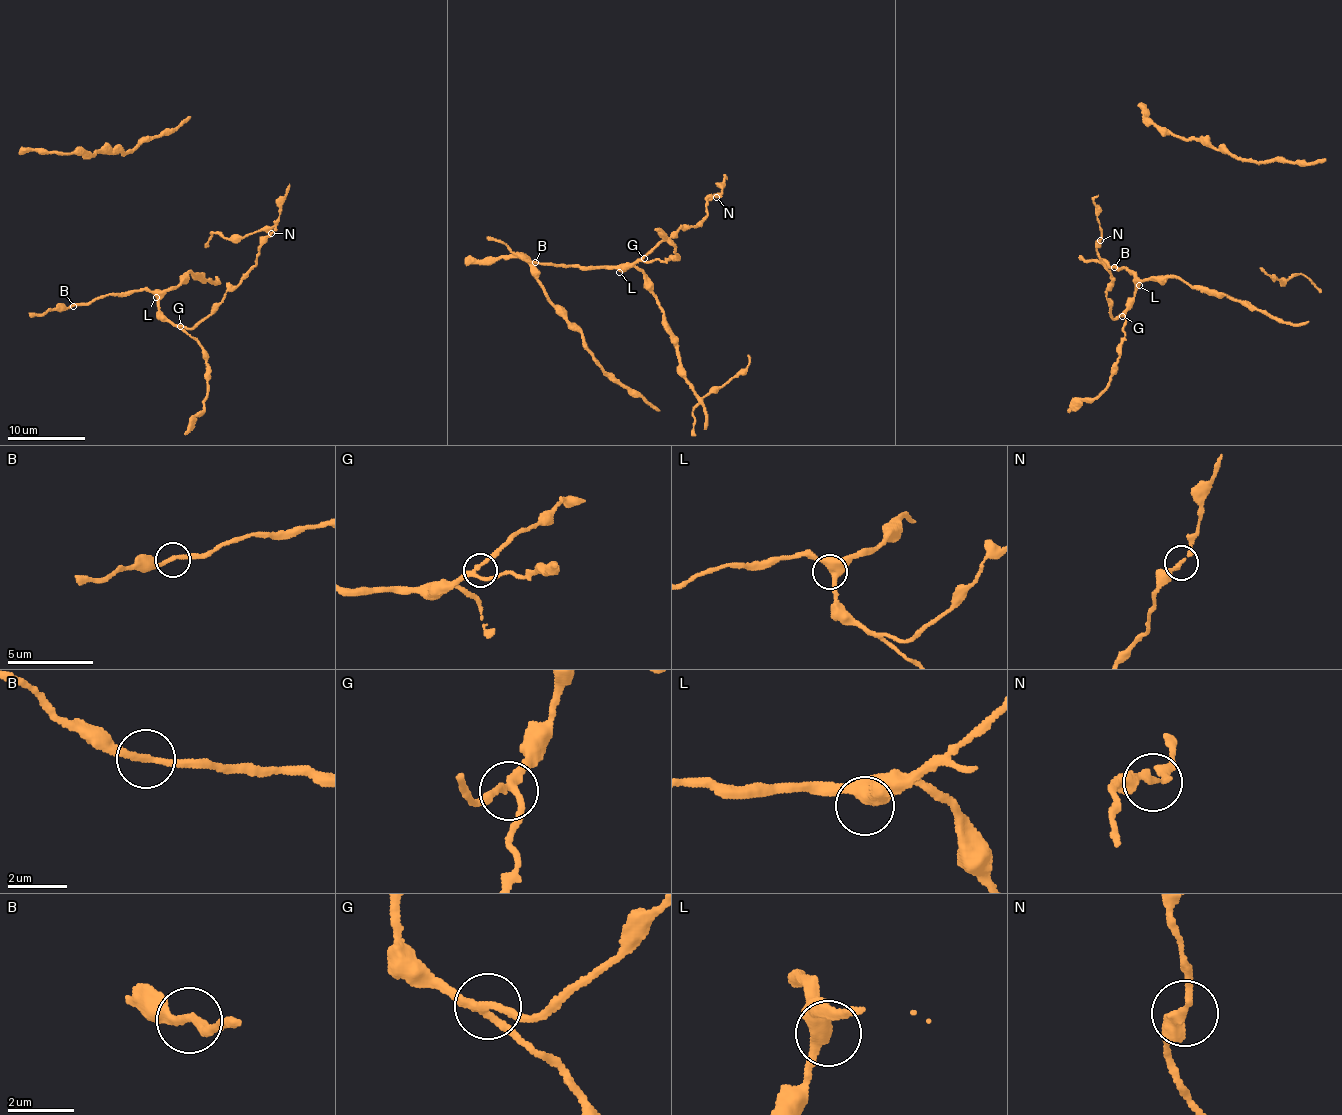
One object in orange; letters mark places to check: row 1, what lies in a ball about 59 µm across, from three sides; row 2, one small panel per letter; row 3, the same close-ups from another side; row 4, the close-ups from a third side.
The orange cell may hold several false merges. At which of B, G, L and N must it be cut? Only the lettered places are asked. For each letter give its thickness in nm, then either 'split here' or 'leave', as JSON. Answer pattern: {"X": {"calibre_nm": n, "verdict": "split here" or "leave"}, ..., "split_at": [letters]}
{"B": {"calibre_nm": 200, "verdict": "leave"}, "G": {"calibre_nm": 220, "verdict": "leave"}, "L": {"calibre_nm": 440, "verdict": "leave"}, "N": {"calibre_nm": 200, "verdict": "split here"}, "split_at": ["N"]}

